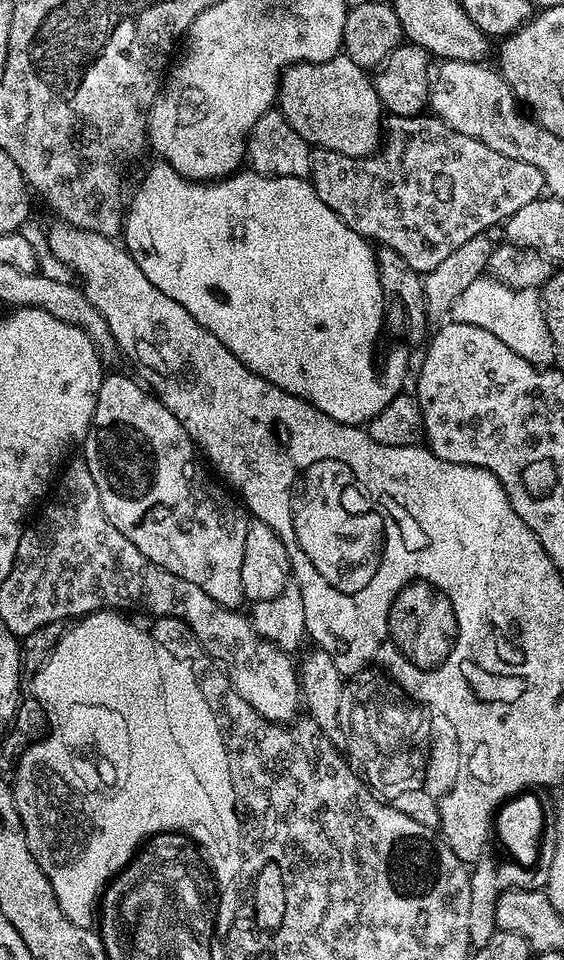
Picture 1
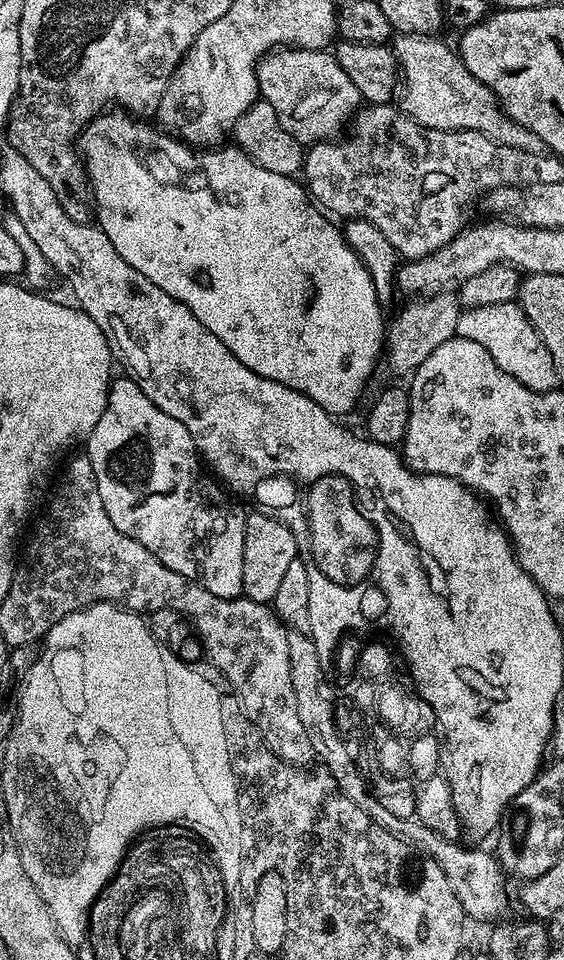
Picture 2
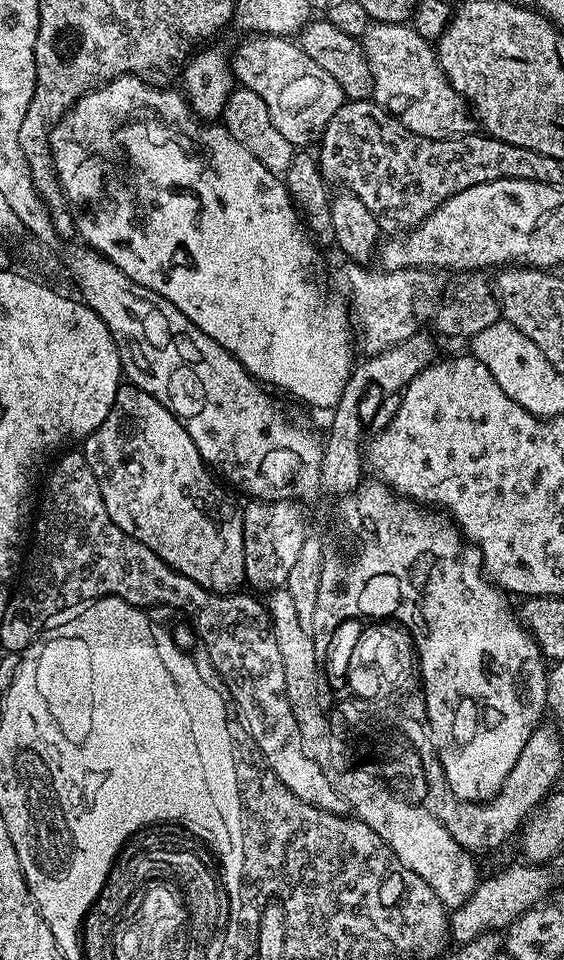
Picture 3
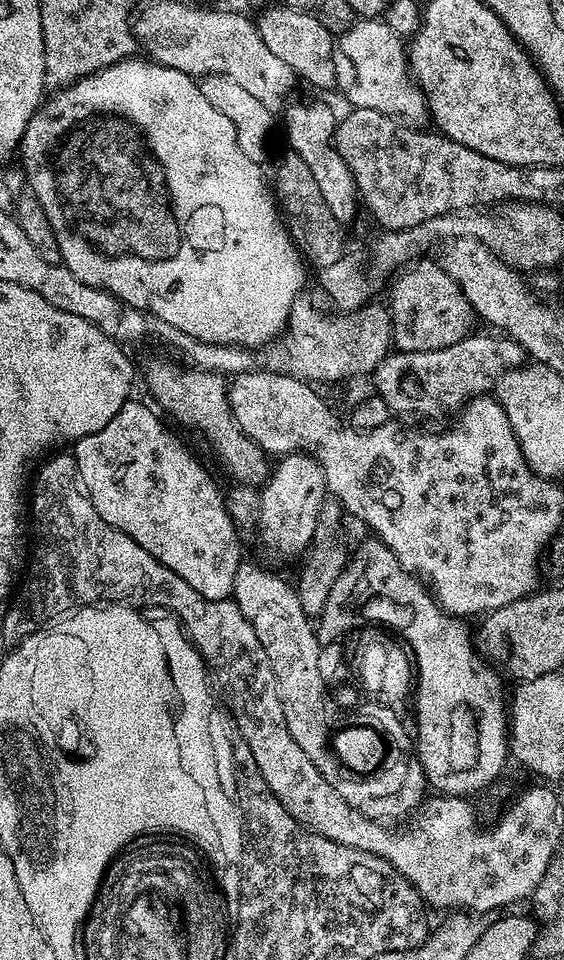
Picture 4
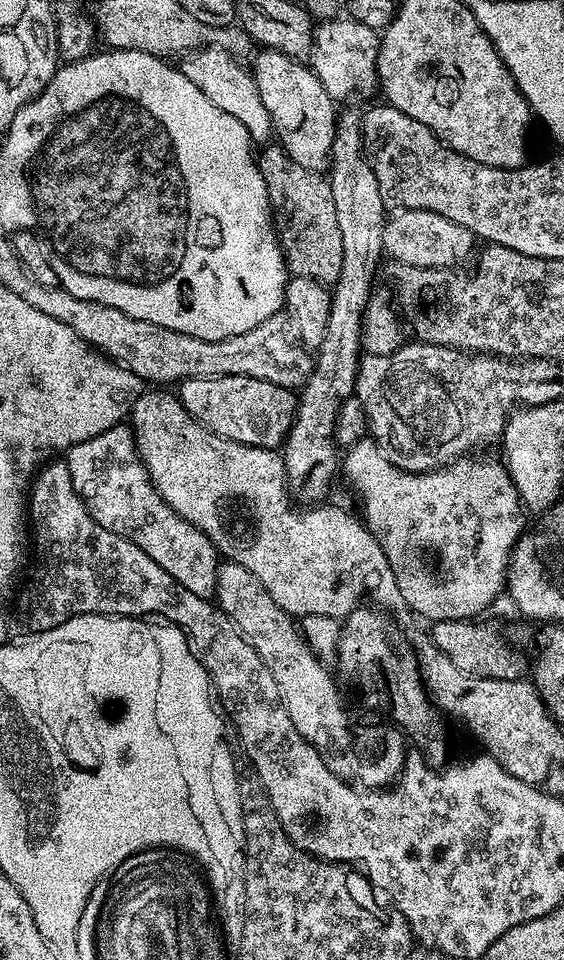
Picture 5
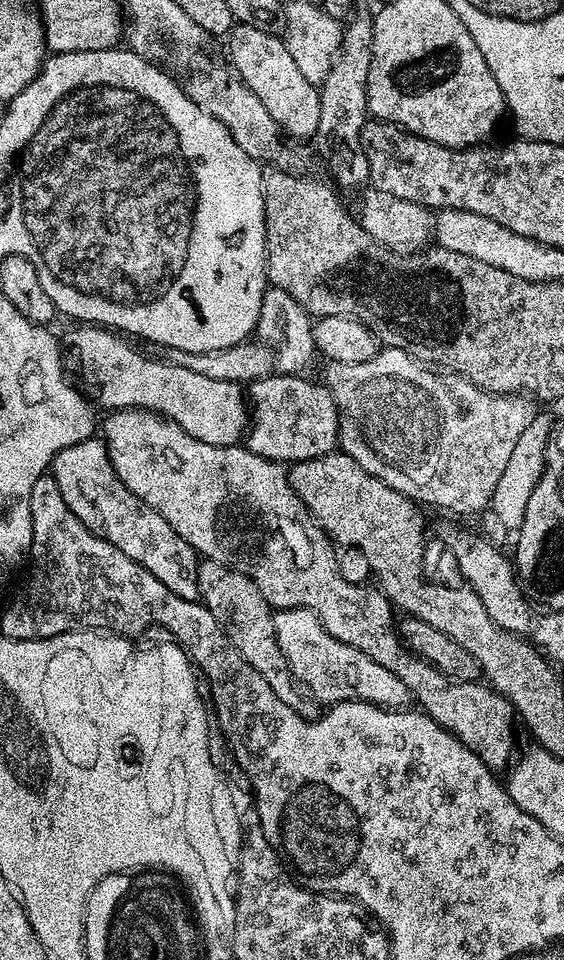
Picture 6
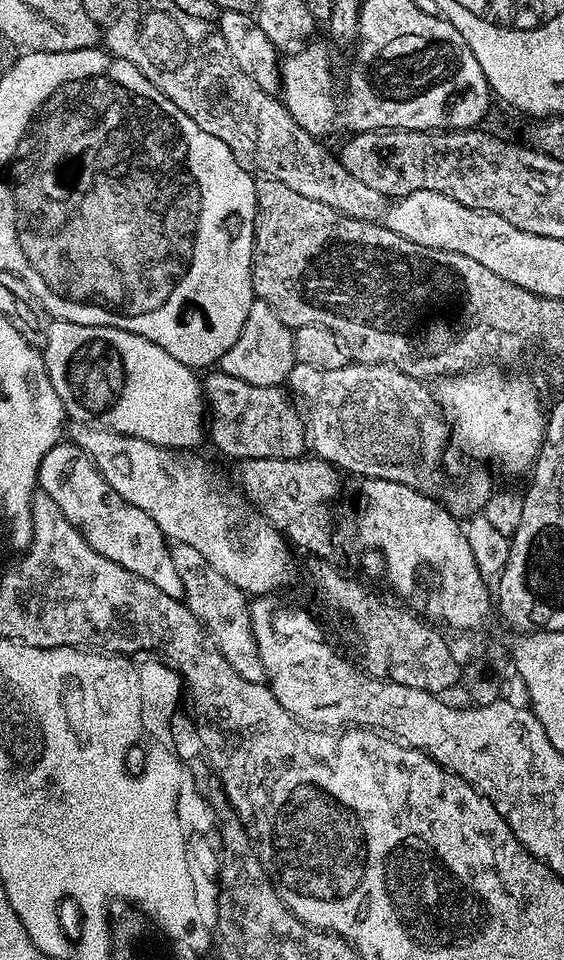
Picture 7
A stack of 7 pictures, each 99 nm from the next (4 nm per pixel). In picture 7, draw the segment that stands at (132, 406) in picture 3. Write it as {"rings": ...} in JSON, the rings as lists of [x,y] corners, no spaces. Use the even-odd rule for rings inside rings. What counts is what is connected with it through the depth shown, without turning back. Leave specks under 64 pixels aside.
{"rings":[[[71,442],[54,445],[46,458],[42,458],[36,479],[39,491],[54,498],[58,510],[66,514],[66,518],[79,530],[82,538],[86,538],[86,542],[98,550],[98,554],[110,558],[110,562],[118,562],[118,566],[126,566],[130,574],[138,574],[138,578],[154,582],[162,594],[183,600],[182,578],[178,578],[172,549],[162,530],[158,530],[154,518],[150,518],[146,510],[130,506],[126,498],[119,496],[78,445]]]}

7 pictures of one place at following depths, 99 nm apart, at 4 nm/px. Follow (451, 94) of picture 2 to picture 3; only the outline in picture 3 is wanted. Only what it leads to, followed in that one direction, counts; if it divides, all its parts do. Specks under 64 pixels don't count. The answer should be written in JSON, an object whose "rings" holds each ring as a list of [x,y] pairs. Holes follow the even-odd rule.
{"rings":[[[373,23],[362,37],[362,43],[370,66],[372,96],[376,104],[396,117],[406,130],[435,140],[447,140],[473,131],[470,109],[446,78],[433,41],[416,33],[407,23]]]}

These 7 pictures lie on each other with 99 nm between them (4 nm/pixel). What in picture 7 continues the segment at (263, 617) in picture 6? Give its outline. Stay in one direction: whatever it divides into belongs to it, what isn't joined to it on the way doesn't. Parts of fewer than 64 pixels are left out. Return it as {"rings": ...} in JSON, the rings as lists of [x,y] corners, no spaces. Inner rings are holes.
{"rings":[[[179,542],[171,545],[174,566],[178,569],[178,578],[182,578],[182,590],[184,591],[183,601],[188,605],[189,610],[203,624],[209,636],[216,643],[216,649],[234,666],[234,670],[246,682],[261,683],[266,673],[264,663],[260,661],[258,646],[252,629],[252,609],[249,597],[238,586],[234,586],[194,546],[186,546]]]}

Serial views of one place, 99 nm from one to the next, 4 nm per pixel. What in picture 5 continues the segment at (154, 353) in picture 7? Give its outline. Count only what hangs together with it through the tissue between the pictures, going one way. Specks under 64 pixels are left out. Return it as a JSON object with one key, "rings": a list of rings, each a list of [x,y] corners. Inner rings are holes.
{"rings":[[[215,376],[209,380],[206,378],[181,380],[178,385],[178,395],[182,406],[186,406],[188,413],[199,424],[205,424],[214,434],[239,444],[273,450],[279,449],[283,445],[288,432],[292,429],[298,403],[293,389],[283,388],[274,382],[266,382],[262,378],[250,378],[249,376]]]}

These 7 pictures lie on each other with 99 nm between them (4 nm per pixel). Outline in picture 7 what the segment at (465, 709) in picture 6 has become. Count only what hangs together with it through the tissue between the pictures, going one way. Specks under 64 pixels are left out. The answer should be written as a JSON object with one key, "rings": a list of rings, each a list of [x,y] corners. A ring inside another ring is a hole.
{"rings":[[[75,422],[67,425],[66,432],[71,443],[78,445],[91,458],[102,478],[110,482],[110,486],[119,496],[126,498],[130,506],[146,510],[146,514],[154,518],[158,530],[162,530],[169,541],[194,546],[194,550],[198,550],[198,554],[202,554],[202,558],[206,558],[206,562],[210,562],[210,566],[214,566],[214,570],[218,570],[222,578],[238,586],[238,590],[252,598],[271,596],[279,593],[283,584],[288,584],[295,578],[296,560],[292,557],[293,549],[284,533],[279,532],[261,512],[256,511],[243,491],[235,487],[232,489],[202,457],[196,456],[200,454],[154,446],[142,438],[130,438],[109,428],[93,428]]]}

